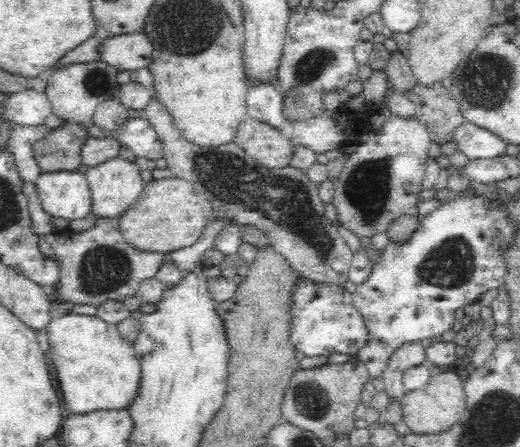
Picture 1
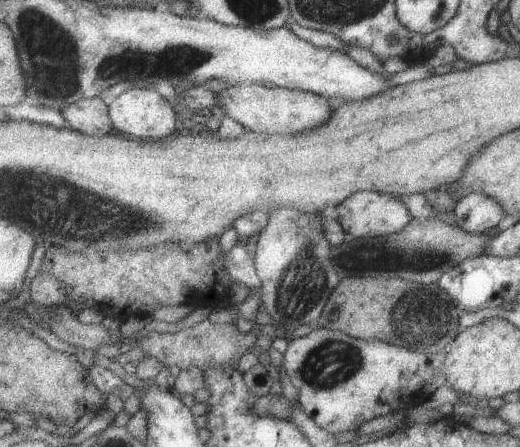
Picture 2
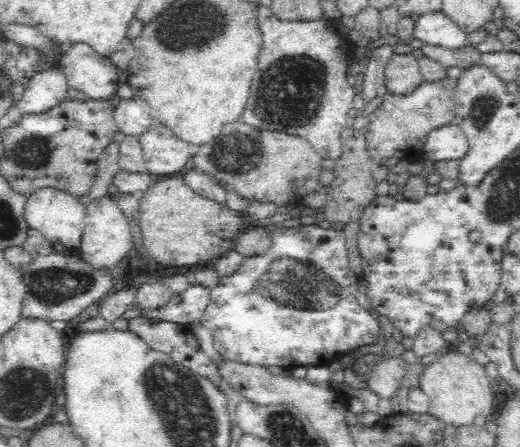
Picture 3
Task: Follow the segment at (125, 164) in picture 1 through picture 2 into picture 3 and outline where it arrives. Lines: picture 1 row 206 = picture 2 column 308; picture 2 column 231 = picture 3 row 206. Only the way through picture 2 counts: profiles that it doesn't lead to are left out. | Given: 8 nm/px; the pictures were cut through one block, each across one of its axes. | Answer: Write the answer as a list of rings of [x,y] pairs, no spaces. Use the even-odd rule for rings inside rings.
[[[110,196],[93,199],[85,205],[84,226],[81,244],[73,253],[95,271],[105,271],[118,266],[134,246],[129,220],[118,206],[117,199]]]

